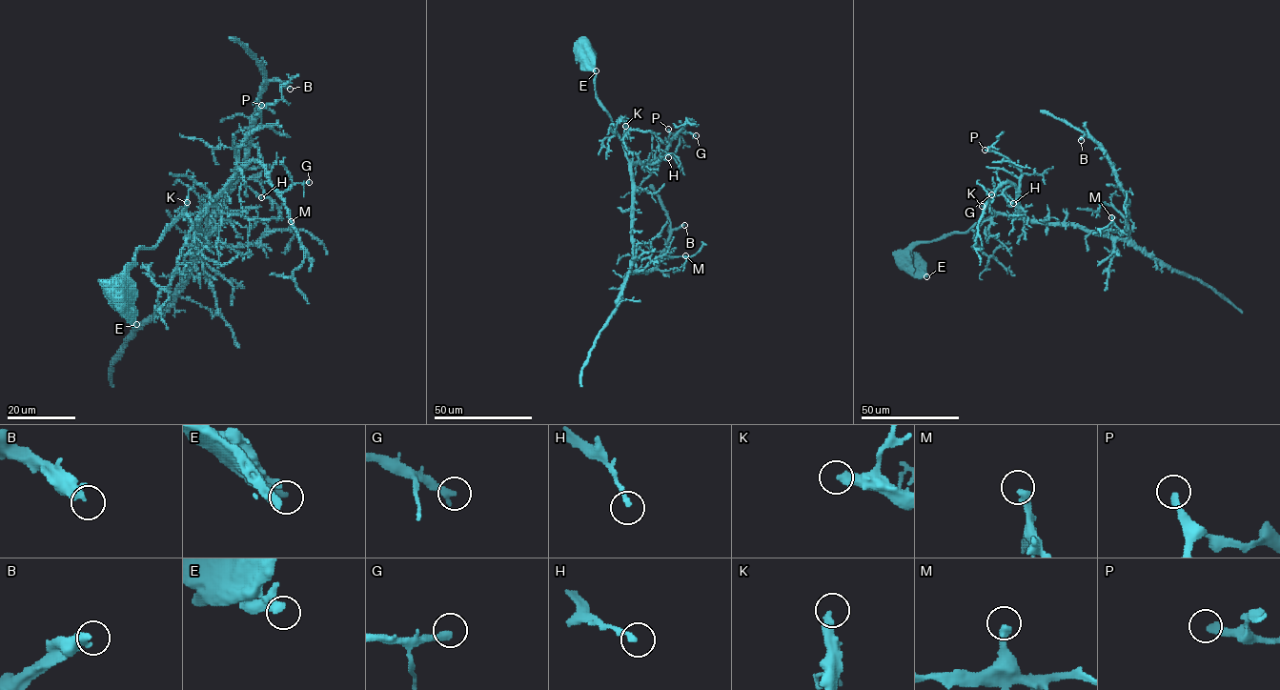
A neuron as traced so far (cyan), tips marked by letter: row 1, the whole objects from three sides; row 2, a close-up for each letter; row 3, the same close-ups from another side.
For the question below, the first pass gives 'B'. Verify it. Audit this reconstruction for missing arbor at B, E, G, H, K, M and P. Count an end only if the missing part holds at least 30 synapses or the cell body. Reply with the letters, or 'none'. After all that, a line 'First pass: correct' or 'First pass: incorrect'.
B, K
First pass: incorrect

